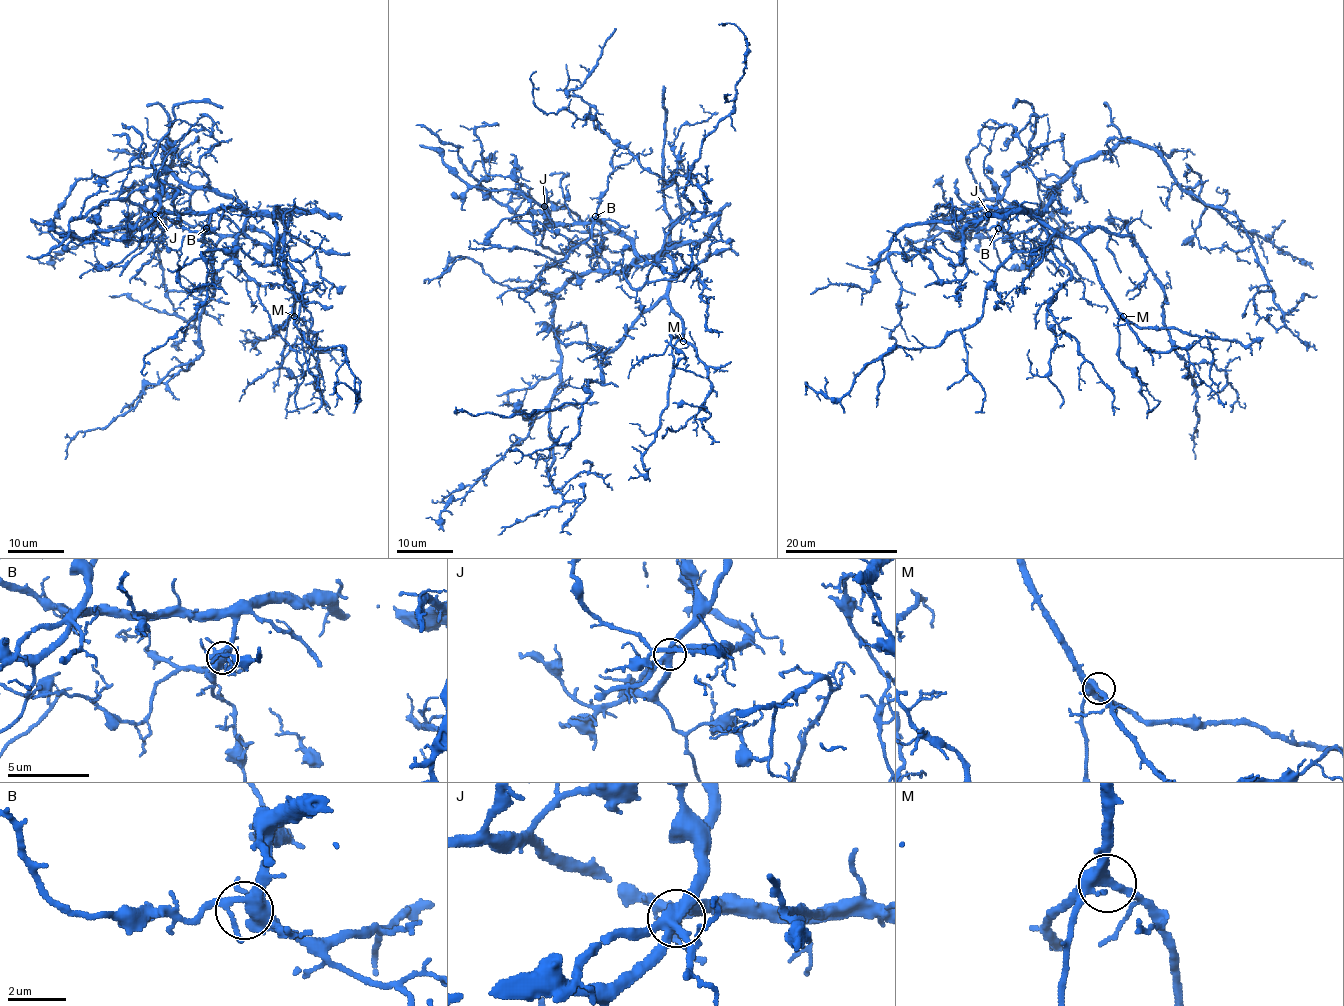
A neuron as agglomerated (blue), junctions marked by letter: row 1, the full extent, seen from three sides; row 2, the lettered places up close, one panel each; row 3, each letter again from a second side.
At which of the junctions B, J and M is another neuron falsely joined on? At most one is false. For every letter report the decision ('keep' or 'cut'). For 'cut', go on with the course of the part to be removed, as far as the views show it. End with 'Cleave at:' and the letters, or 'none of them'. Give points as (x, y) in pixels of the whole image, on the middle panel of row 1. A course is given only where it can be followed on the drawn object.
B: keep
J: keep
M: keep
Cleave at: none of them

